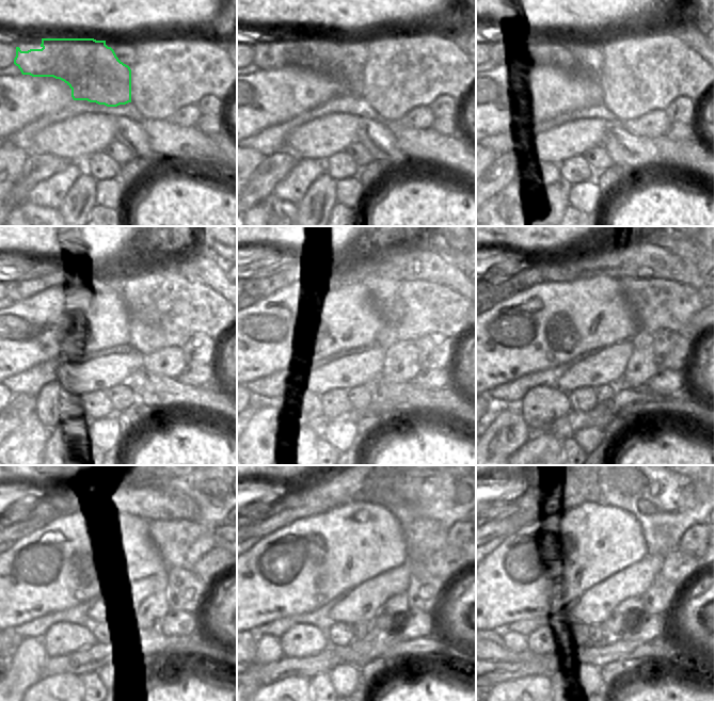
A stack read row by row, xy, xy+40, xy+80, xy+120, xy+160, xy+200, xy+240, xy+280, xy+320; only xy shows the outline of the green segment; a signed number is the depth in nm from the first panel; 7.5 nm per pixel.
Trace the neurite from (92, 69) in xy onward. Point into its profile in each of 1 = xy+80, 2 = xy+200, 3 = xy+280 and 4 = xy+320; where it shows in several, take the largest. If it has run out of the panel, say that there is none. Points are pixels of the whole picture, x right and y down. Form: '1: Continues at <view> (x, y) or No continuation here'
1: Continues at xy+80 (559, 56)
2: Continues at xy+200 (552, 267)
3: Continues at xy+280 (290, 497)
4: Continues at xy+320 (527, 496)

